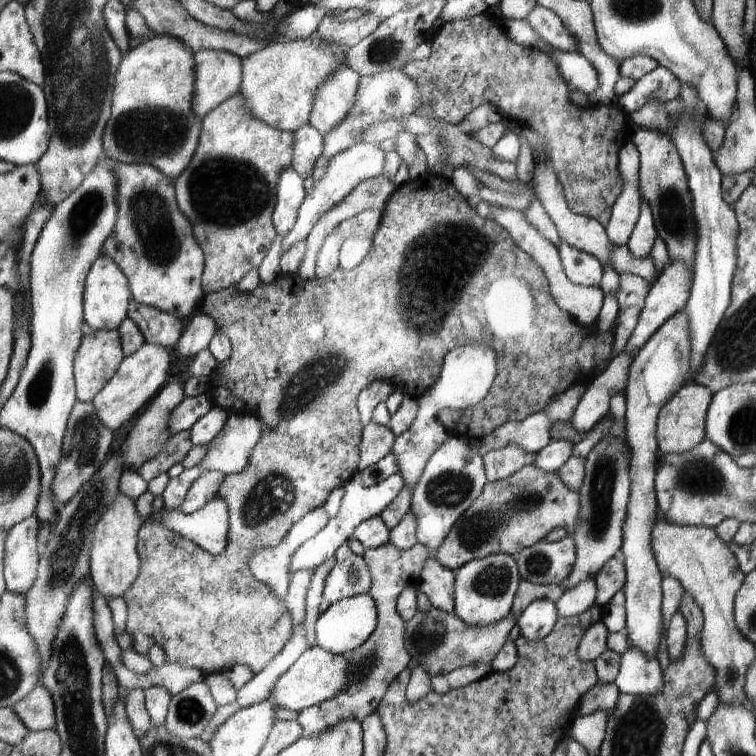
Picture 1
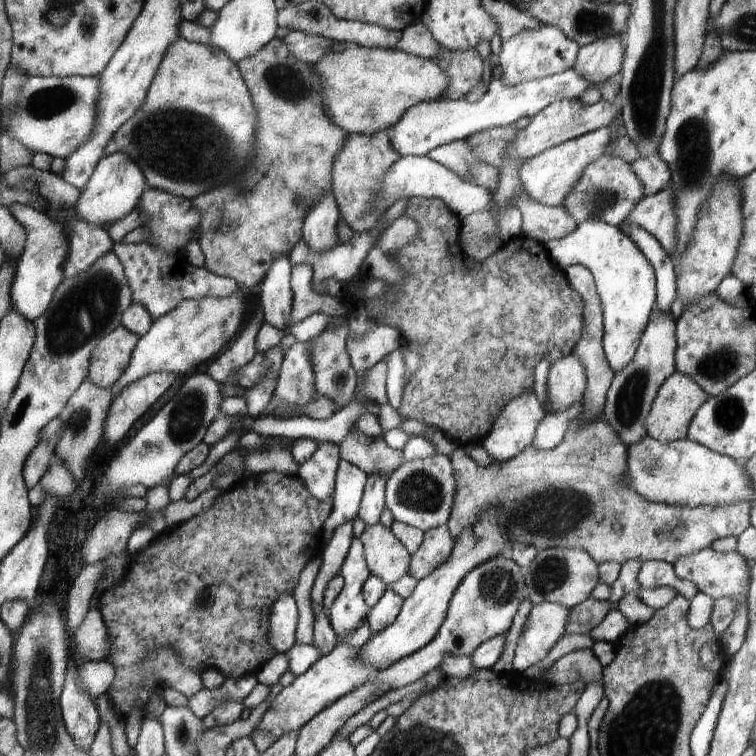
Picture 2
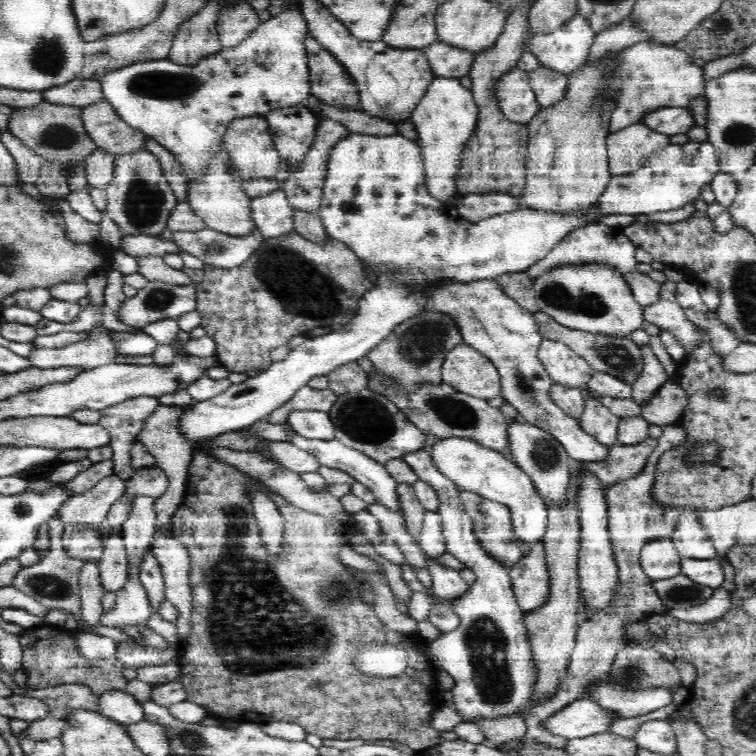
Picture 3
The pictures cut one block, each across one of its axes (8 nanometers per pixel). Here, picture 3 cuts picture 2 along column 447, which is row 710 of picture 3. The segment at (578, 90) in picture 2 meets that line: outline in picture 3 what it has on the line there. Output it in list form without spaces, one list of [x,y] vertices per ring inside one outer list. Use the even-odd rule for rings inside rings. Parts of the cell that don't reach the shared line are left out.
[[[111,690],[99,696],[98,712],[124,725],[145,719],[143,704],[126,691]]]

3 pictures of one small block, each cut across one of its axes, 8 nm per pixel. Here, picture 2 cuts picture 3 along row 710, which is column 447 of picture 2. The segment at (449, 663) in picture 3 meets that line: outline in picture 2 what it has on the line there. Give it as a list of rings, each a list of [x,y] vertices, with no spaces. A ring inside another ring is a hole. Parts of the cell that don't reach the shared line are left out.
[[[440,453],[403,462],[389,474],[385,484],[385,508],[392,512],[396,521],[406,523],[420,530],[436,528],[449,522],[457,479],[454,476],[451,459]]]

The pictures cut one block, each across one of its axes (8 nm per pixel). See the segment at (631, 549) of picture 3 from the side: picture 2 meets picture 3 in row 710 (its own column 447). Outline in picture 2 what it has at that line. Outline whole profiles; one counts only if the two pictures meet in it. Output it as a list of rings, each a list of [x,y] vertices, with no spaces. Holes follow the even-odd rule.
[[[440,525],[424,531],[424,542],[421,548],[412,554],[408,574],[418,582],[441,568],[452,556],[454,538],[449,527]]]

